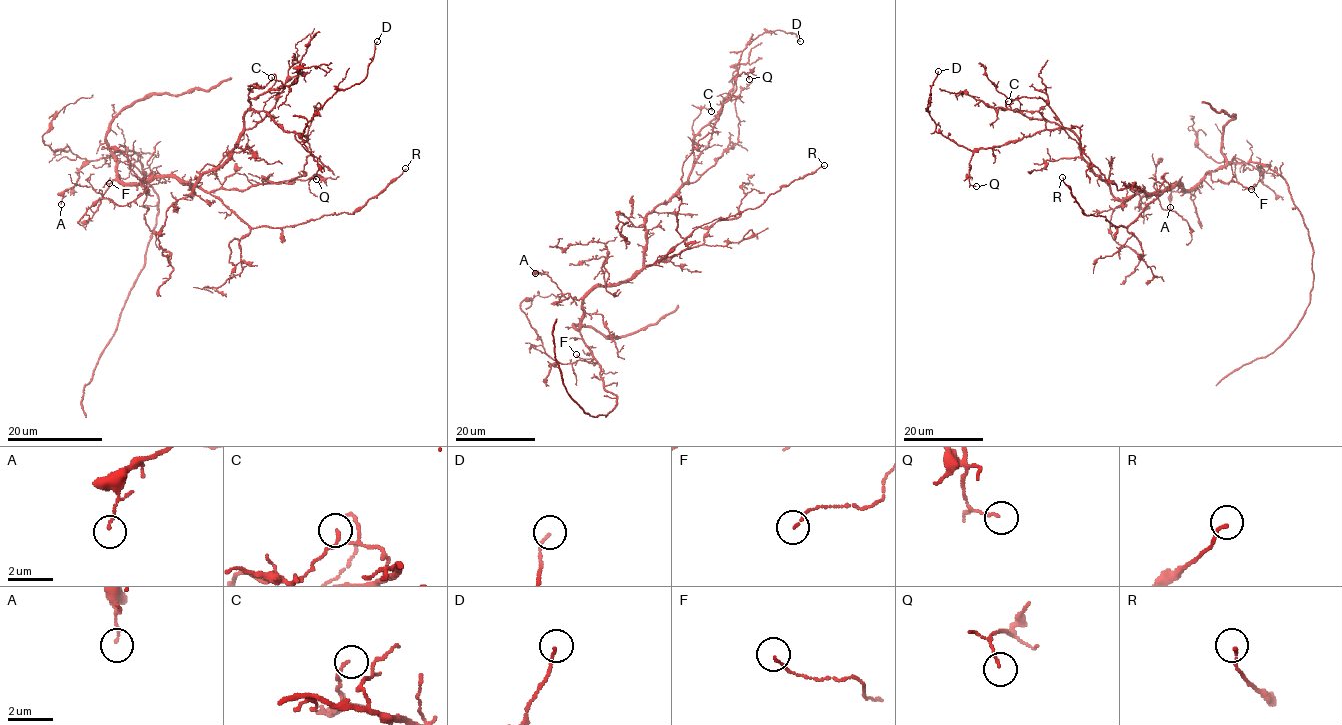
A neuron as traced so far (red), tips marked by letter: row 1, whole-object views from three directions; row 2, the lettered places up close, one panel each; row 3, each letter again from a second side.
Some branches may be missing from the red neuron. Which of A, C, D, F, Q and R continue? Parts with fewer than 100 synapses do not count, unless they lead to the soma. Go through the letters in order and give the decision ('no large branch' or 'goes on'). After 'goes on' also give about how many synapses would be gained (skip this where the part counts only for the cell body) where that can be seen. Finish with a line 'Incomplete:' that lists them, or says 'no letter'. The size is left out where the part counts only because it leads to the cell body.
A: no large branch
C: no large branch
D: no large branch
F: no large branch
Q: no large branch
R: no large branch
Incomplete: no letter

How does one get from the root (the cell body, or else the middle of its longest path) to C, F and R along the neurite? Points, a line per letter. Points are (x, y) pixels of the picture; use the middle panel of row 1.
C: (619, 284), (630, 280), (643, 266), (645, 217), (687, 183), (693, 162), (692, 123), (703, 108), (711, 111)
F: (619, 284), (595, 287), (584, 298), (579, 330), (596, 361), (594, 365), (596, 363), (576, 354)
R: (619, 284), (632, 280), (646, 267), (660, 261), (700, 226), (758, 207), (783, 186), (814, 173), (824, 165)

